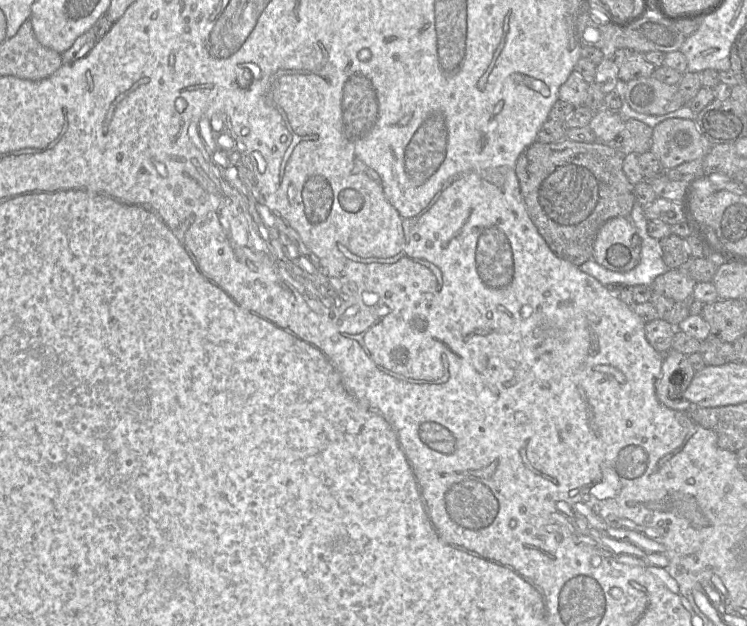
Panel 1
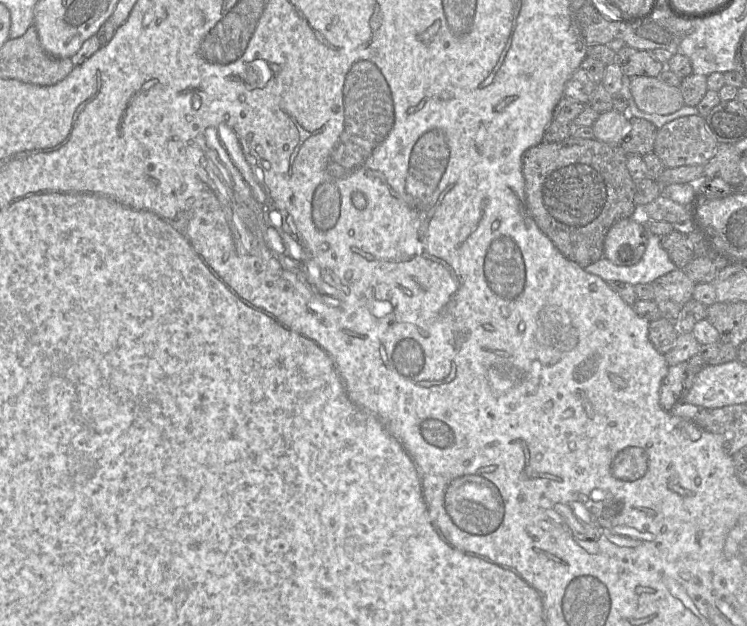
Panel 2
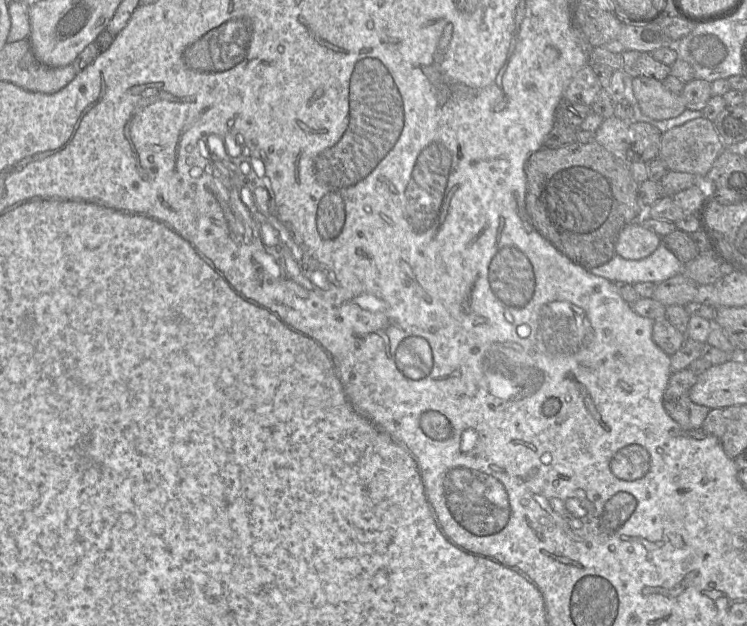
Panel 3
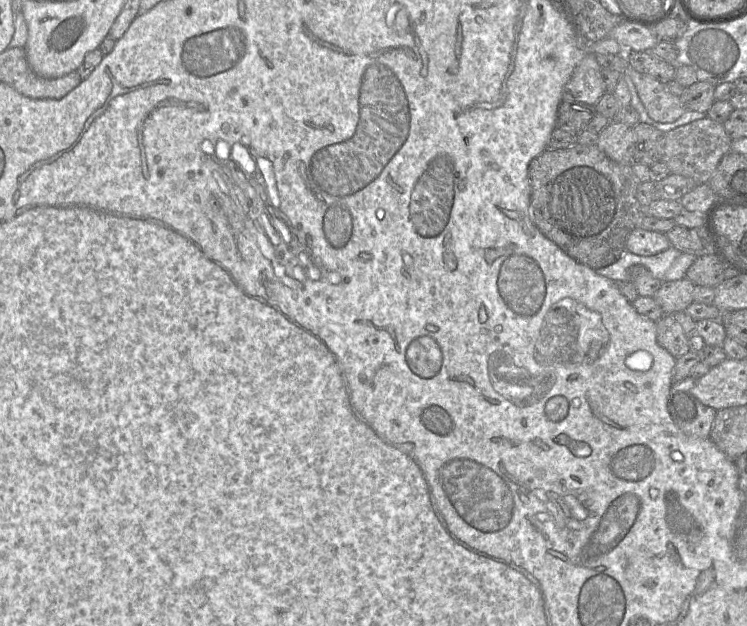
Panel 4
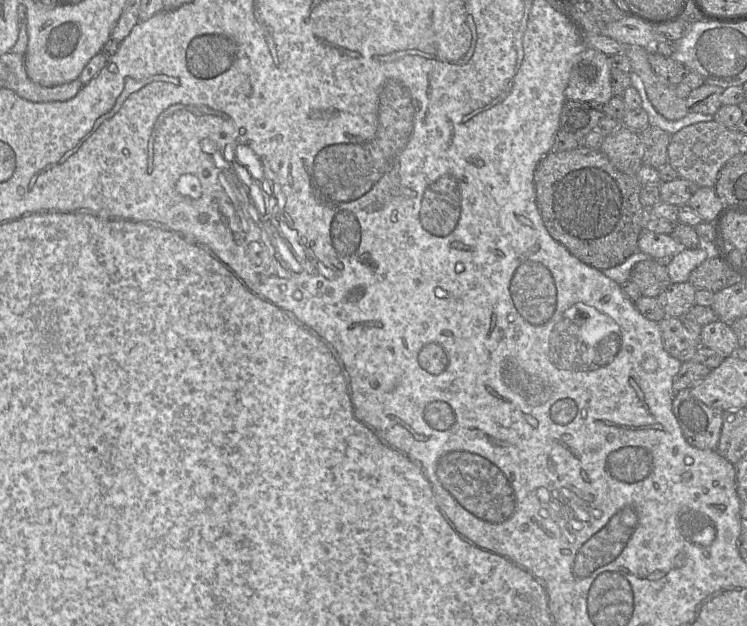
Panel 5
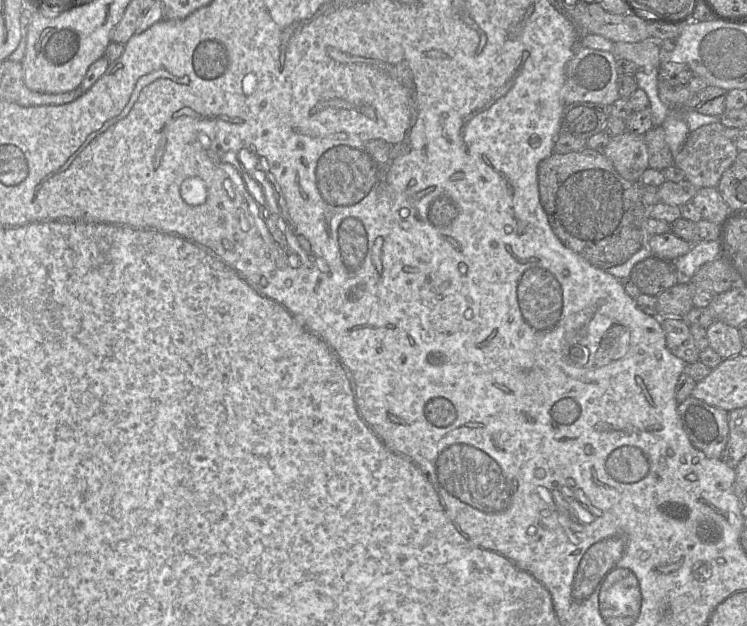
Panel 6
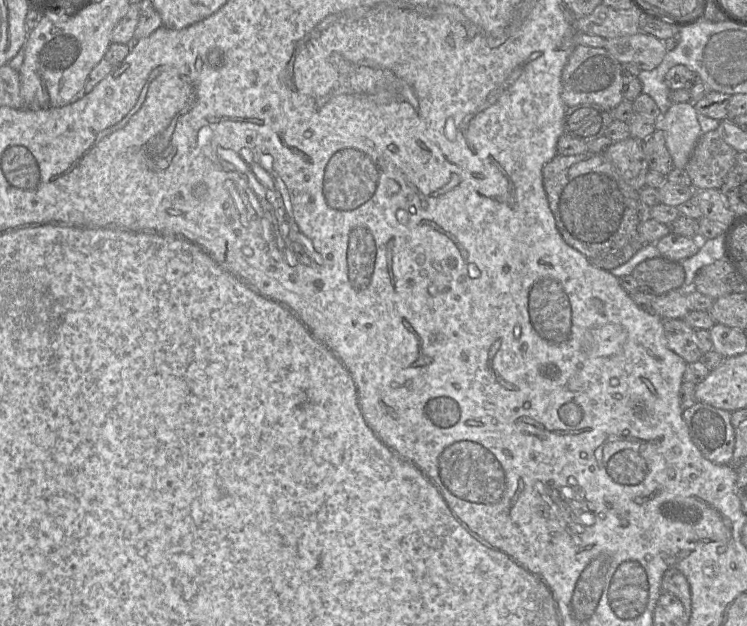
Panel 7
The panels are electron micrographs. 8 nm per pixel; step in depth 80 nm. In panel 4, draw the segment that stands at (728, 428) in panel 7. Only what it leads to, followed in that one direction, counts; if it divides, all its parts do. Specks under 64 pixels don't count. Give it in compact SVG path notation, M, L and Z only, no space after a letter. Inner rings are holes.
M687 377L673 383L668 397L668 411L678 428L687 436L709 438L717 410L702 404L694 395L696 380Z

